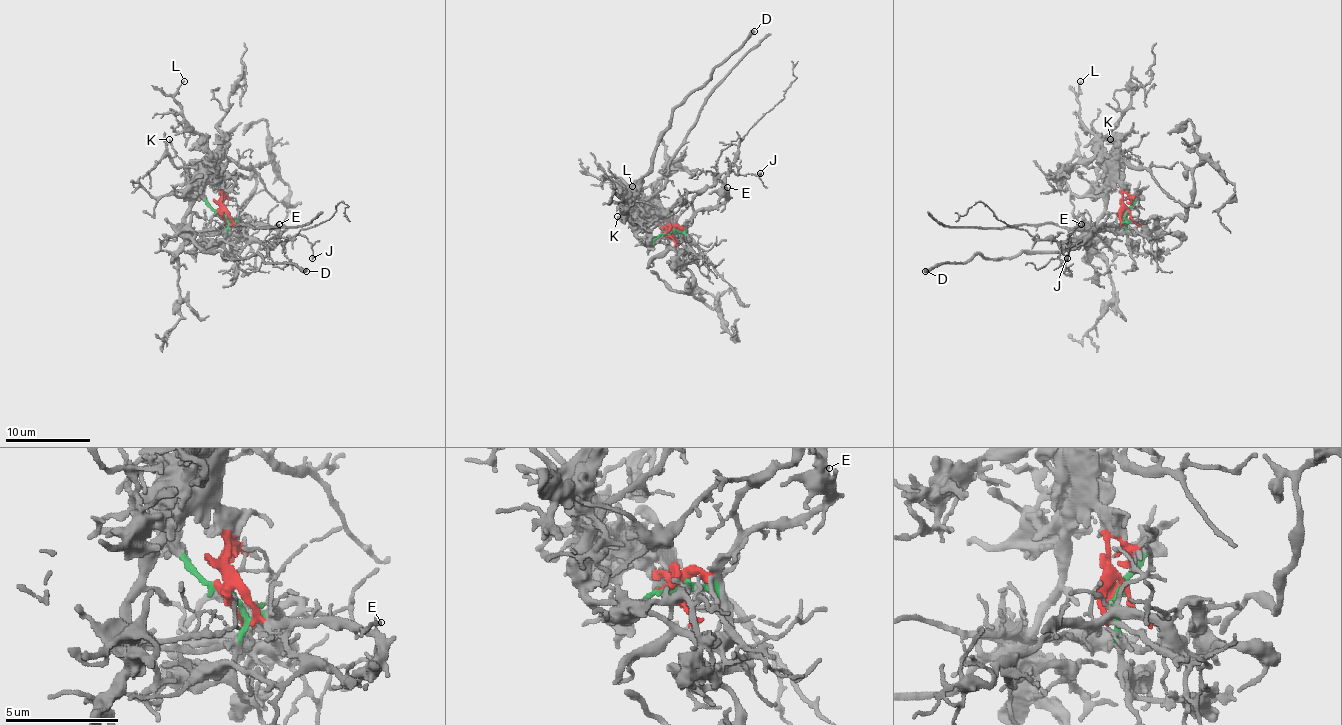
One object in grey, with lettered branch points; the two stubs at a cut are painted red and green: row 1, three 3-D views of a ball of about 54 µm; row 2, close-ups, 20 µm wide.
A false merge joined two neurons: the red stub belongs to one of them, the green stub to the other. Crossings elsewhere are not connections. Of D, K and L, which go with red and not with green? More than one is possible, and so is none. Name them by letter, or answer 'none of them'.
D, K, L

